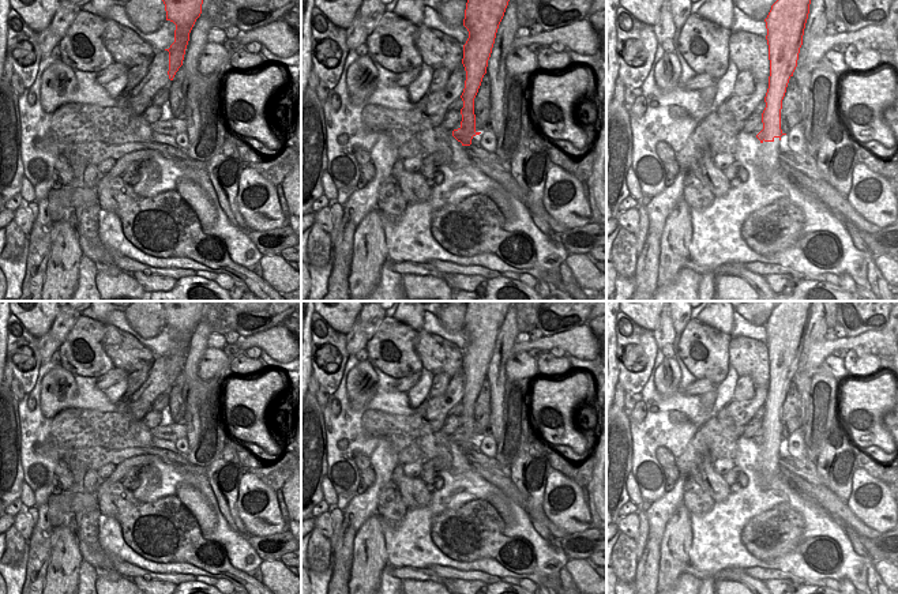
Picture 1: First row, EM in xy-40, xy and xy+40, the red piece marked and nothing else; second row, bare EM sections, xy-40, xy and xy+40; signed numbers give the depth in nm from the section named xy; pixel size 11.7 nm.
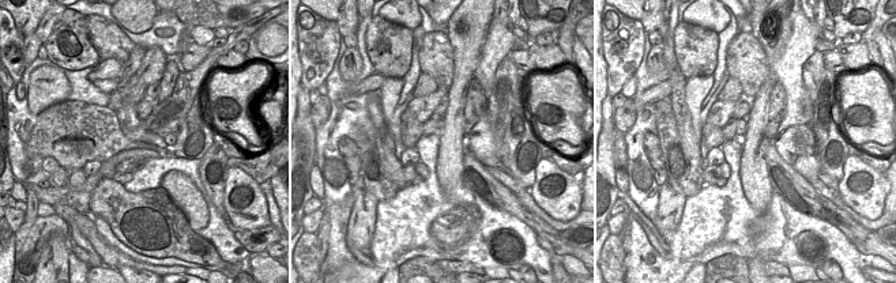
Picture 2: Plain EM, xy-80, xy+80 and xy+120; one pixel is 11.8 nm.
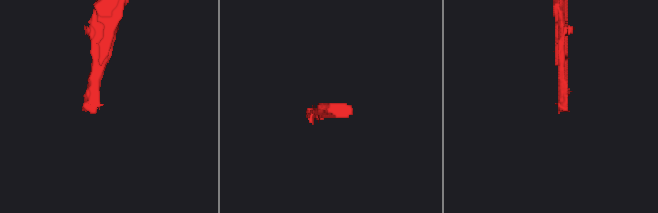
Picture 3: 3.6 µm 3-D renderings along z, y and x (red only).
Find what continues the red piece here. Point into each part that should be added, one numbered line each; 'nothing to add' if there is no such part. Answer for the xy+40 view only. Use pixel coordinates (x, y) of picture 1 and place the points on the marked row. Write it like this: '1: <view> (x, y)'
1: xy+40 (769, 153)

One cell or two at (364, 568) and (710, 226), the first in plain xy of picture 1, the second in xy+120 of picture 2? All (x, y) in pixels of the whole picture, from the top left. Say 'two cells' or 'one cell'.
two cells

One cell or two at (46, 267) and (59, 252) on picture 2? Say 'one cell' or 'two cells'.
one cell

